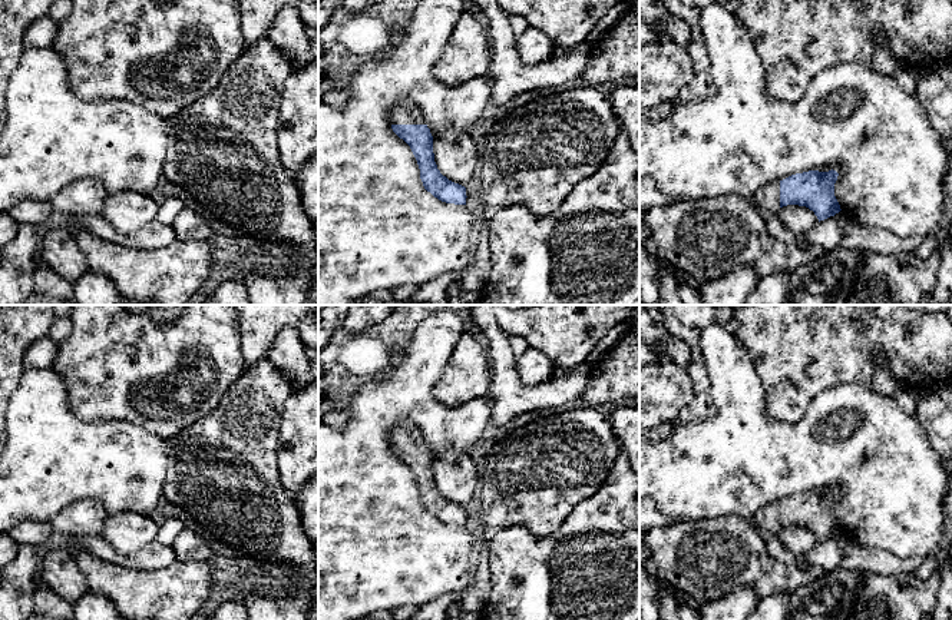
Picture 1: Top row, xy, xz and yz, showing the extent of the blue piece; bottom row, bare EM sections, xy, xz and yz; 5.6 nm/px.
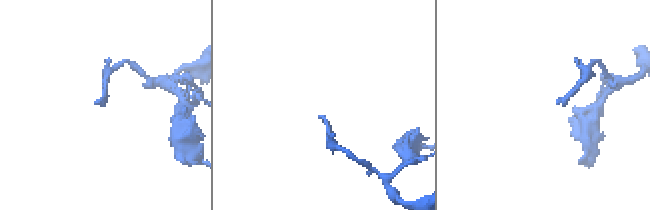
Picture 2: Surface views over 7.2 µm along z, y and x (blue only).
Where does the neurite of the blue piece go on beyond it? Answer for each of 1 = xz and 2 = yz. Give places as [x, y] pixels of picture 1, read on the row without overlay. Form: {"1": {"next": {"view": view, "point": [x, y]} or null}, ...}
{"1": {"next": {"view": "xz", "point": [406, 433]}}, "2": {"next": {"view": "yz", "point": [767, 520]}}}

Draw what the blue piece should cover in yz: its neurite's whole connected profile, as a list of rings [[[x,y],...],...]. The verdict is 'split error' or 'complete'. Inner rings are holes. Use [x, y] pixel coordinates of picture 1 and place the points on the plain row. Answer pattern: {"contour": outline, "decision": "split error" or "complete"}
{"contour": [[[809,491],[791,495],[761,508],[750,521],[761,533],[779,533],[787,525],[806,527],[814,533],[819,543],[839,534],[840,525],[834,517],[836,491]]], "decision": "split error"}

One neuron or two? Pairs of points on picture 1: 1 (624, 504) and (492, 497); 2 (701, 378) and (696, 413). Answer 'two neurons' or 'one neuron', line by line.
1: two neurons
2: one neuron

